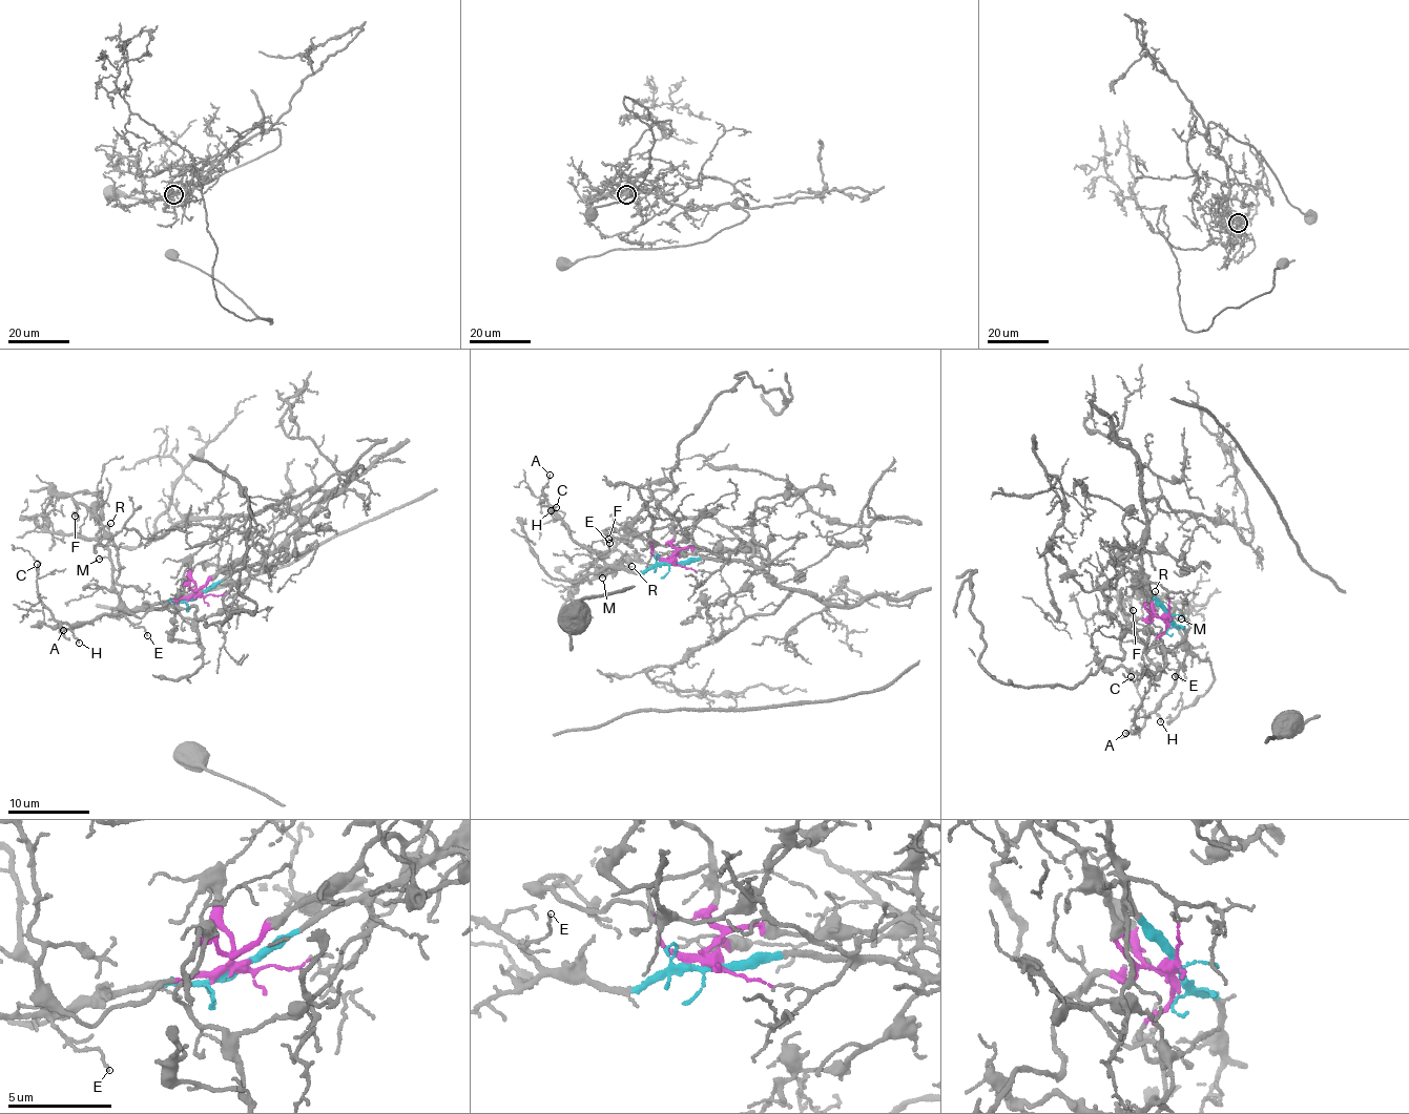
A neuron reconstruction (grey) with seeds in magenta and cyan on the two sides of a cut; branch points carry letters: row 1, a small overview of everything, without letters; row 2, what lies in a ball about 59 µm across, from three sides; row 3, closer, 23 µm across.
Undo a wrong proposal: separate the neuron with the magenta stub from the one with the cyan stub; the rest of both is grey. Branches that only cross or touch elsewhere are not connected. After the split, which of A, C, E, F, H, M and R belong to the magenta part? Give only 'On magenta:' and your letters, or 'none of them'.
On magenta: F

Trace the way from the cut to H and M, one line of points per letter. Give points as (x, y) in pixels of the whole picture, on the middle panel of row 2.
H: (669, 564), (630, 572), (612, 568), (582, 547), (552, 510)
M: (669, 564), (636, 573), (609, 566), (601, 569), (601, 572), (602, 568), (612, 569), (603, 577)

